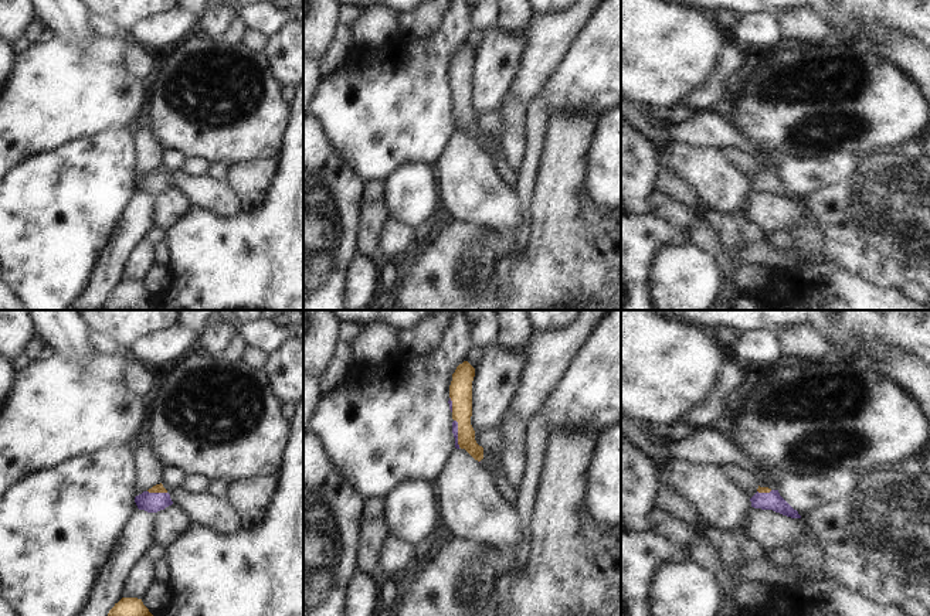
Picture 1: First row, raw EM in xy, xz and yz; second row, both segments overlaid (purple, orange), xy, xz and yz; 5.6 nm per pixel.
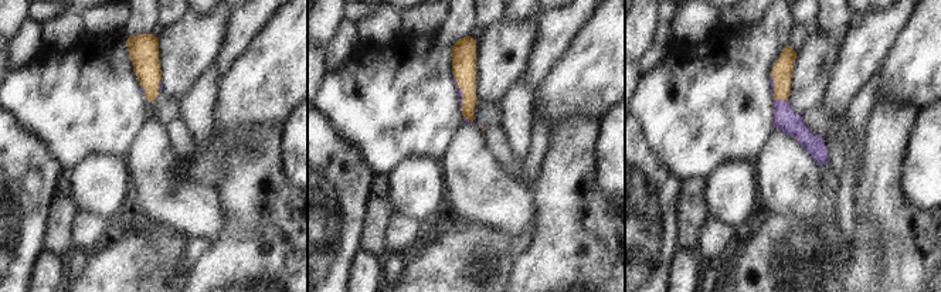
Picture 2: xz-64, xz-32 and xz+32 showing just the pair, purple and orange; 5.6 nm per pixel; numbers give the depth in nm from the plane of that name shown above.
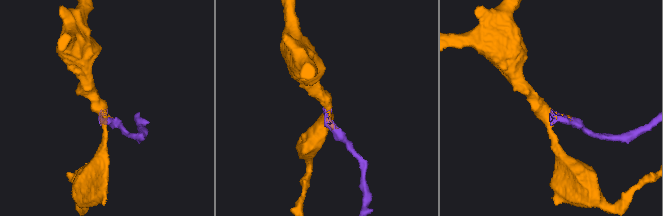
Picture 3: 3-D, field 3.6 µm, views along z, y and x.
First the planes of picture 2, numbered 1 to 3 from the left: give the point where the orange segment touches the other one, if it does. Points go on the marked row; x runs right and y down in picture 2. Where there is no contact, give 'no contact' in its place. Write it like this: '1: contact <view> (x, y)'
1: contact xz-64 (159, 87)
2: contact xz-32 (461, 94)
3: contact xz+32 (780, 99)

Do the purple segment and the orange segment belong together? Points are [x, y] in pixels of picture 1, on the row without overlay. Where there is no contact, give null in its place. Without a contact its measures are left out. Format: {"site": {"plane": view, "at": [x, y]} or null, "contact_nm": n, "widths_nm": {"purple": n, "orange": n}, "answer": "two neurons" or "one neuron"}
{"site": {"plane": "xz", "at": [457, 116]}, "contact_nm": 160, "widths_nm": {"purple": 30, "orange": 130}, "answer": "one neuron"}

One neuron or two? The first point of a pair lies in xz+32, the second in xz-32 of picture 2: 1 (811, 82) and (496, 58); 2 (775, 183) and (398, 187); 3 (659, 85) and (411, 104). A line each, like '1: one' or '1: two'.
1: one
2: two
3: one

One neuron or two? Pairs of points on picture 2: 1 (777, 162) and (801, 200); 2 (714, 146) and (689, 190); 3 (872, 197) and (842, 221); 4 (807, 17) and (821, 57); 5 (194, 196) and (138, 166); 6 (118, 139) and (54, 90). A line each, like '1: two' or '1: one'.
1: one
2: two
3: two
4: two
5: one
6: one

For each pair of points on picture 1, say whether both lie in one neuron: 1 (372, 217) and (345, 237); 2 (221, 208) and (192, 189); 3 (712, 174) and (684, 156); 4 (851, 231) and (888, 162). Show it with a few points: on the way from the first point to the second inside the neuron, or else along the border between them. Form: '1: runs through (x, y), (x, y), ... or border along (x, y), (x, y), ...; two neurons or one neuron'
1: border along (362, 196), (357, 252); two neurons
2: runs through (214, 201), (207, 194), (199, 191); one neuron
3: runs through (705, 169), (691, 163); one neuron
4: runs through (868, 214), (888, 194), (888, 179); one neuron

